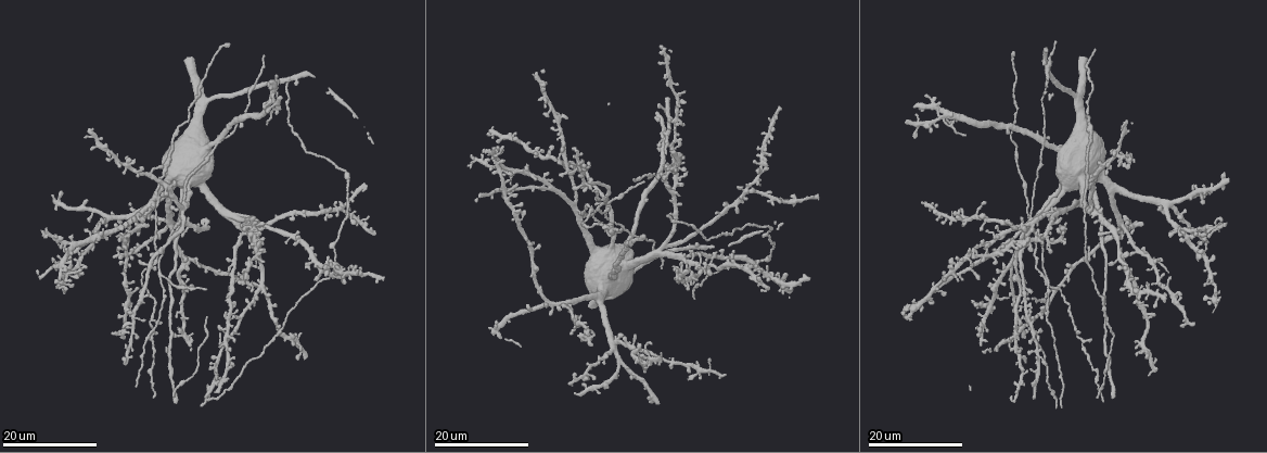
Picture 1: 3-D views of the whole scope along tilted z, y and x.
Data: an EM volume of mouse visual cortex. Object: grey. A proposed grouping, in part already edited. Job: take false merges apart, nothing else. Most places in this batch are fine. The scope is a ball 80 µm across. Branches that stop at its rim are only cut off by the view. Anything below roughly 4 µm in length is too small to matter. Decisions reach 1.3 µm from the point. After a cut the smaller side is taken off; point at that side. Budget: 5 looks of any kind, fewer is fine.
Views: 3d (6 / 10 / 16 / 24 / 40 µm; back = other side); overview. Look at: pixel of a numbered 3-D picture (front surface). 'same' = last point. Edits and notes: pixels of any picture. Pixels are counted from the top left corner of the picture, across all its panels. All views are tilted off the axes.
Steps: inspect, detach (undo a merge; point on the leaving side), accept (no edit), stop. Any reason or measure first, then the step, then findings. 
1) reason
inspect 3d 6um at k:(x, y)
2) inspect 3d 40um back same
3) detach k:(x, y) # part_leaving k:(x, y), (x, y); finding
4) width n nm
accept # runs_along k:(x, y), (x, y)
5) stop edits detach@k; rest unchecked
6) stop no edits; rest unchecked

four-way junction
inspect 3d 16um at 1:(156, 261)

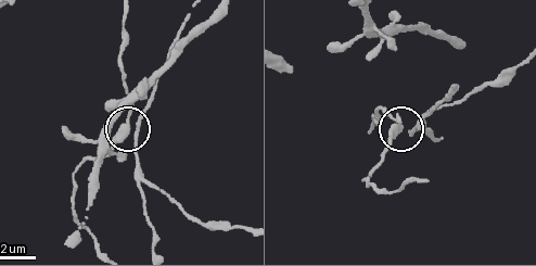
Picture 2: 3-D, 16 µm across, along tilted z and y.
closer look
inspect 3d 6um at 2:(399, 128)

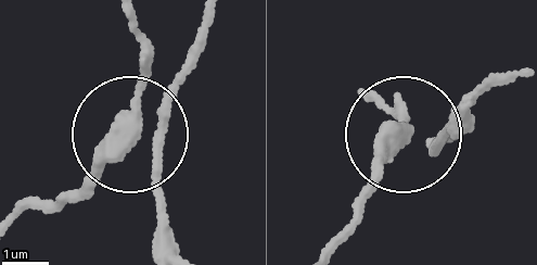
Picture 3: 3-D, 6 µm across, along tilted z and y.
side_arm 33 um
accept # runs_along 3:(130, 26), (132, 122), (160, 129), (170, 227); continuous, no second neuron

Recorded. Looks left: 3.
inspect 3d 24um at 1:(156, 198)

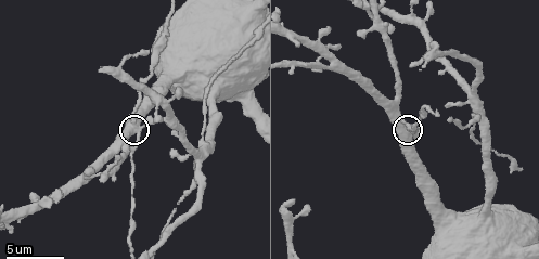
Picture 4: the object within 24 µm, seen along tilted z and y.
closer look
inspect 3d 6um at 4:(131, 127)

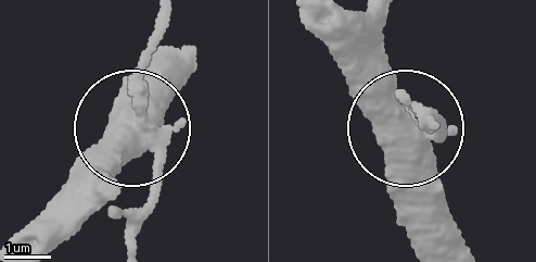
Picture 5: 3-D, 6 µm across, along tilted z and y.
arms 3
accept # runs_along 5:(183, 72), (131, 117), (154, 27); continuous, no second neuron

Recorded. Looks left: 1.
thin arm on a thick one
inspect 3d 16um at 4:(477, 112)

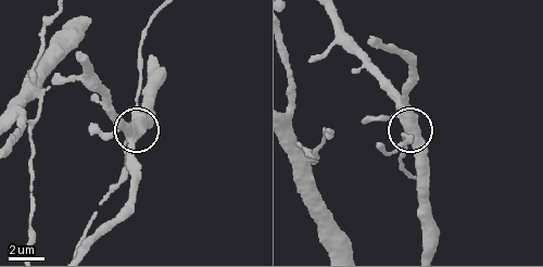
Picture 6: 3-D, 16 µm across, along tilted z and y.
width 450 nm
accept # all the same neuron

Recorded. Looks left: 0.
stop no edits; rest unchecked

